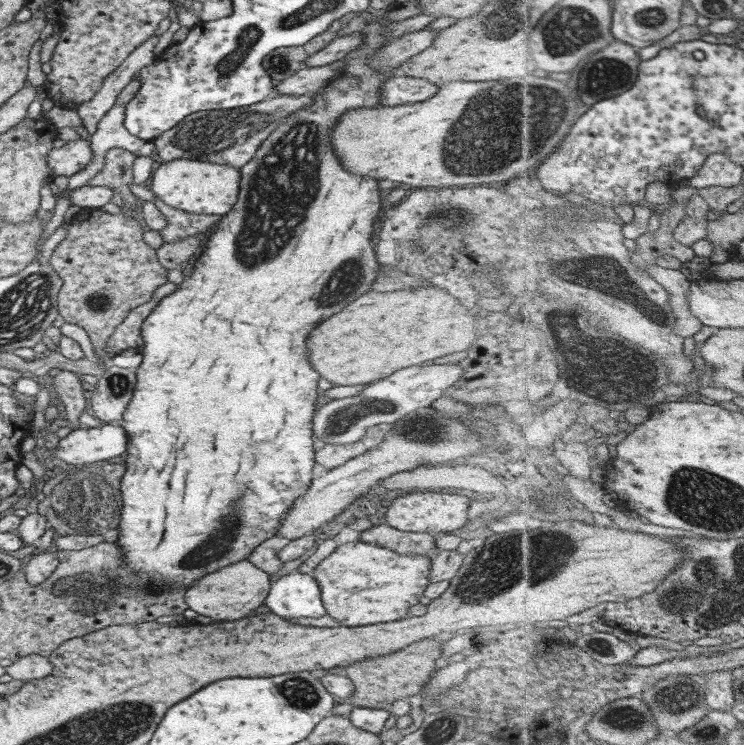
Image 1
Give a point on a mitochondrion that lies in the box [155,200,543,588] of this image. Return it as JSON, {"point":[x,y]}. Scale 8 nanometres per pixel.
{"point":[222,539]}

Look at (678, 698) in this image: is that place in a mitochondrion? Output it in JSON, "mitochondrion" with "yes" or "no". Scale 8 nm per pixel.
{"mitochondrion":"yes"}

